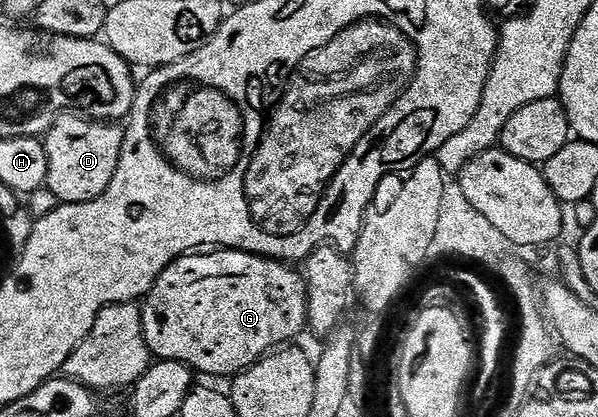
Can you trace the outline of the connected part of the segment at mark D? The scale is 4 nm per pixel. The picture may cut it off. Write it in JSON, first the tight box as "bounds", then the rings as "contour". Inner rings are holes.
{"bounds":[43,114,124,204],"contour":[[[81,114],[58,116],[43,137],[47,150],[45,182],[57,201],[63,204],[82,204],[99,198],[99,194],[111,186],[111,178],[115,178],[124,141],[124,127],[116,123],[86,118]]]}

